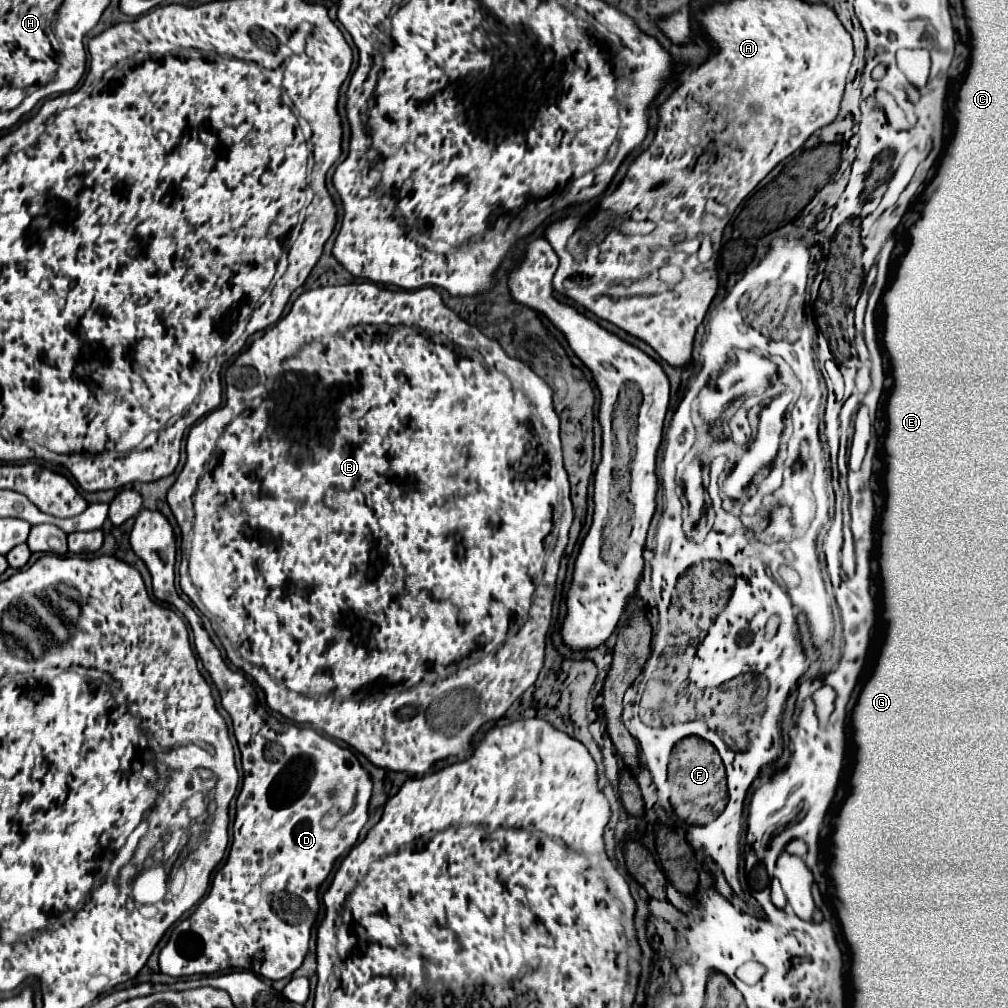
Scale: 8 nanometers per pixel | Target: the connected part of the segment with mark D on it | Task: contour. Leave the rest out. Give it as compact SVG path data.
M142 509L138 513L130 535L130 545L152 575L154 597L170 603L188 619L194 631L198 657L220 691L222 707L232 717L234 737L238 741L238 749L242 751L244 769L244 785L236 799L236 819L232 825L232 847L228 859L216 873L208 897L204 897L196 911L170 933L168 943L160 951L160 971L170 977L190 977L210 975L226 969L246 969L272 981L290 977L302 965L308 953L310 929L318 915L318 887L328 877L334 861L346 849L352 849L358 833L368 821L368 801L372 795L370 775L360 767L350 749L338 747L334 741L318 735L310 727L298 727L272 719L256 703L256 693L250 681L242 673L228 669L220 651L202 627L198 613L176 593L176 539L172 525L160 511Z

